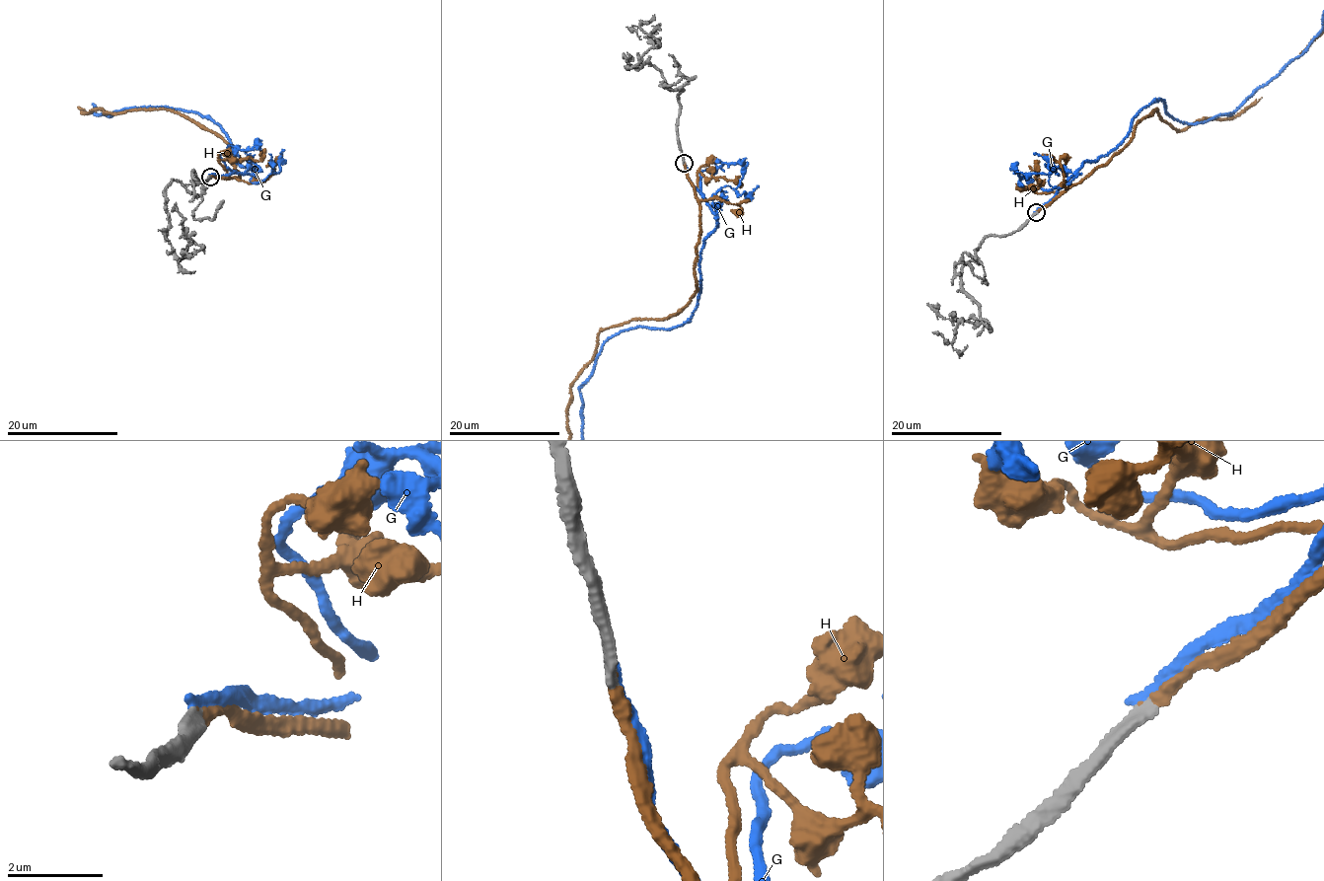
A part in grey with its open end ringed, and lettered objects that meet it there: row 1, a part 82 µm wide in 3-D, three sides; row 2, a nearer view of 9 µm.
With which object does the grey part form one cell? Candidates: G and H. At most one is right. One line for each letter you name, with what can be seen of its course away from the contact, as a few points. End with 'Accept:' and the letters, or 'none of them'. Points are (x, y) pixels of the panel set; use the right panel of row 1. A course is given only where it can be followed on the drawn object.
Accept: H

